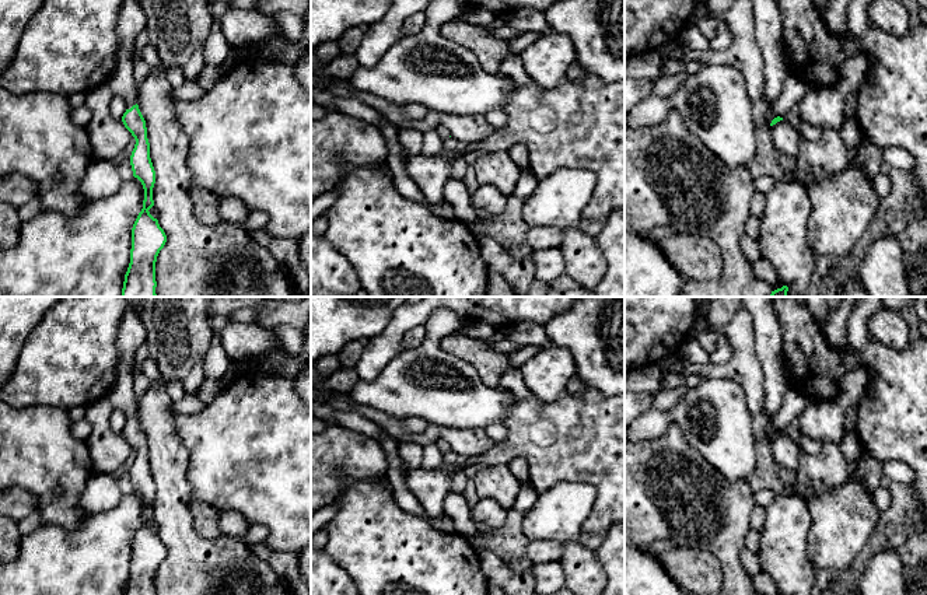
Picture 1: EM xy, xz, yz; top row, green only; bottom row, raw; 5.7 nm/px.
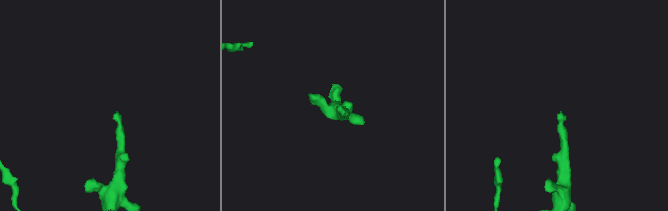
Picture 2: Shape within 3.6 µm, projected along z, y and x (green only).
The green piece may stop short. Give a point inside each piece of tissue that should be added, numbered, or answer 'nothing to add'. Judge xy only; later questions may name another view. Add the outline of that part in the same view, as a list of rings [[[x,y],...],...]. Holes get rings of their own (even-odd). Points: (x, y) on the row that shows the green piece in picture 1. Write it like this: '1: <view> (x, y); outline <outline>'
1: xy (132, 20); outline [[[125,0],[118,18],[118,56],[113,73],[108,77],[106,85],[113,95],[125,99],[130,109],[137,104],[136,83],[133,73],[134,42],[141,31],[147,28],[147,18],[140,0]]]

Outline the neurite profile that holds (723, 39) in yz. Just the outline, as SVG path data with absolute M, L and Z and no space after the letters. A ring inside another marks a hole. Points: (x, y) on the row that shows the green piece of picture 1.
M718 22L717 34L710 41L710 49L716 52L723 52L728 49L732 45L732 42L734 42L734 36L728 25L724 22Z

